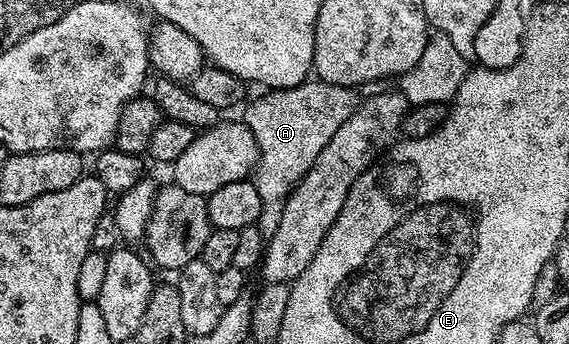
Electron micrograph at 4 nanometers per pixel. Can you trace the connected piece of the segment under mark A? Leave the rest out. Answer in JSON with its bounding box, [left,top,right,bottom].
[246,80,356,240]

